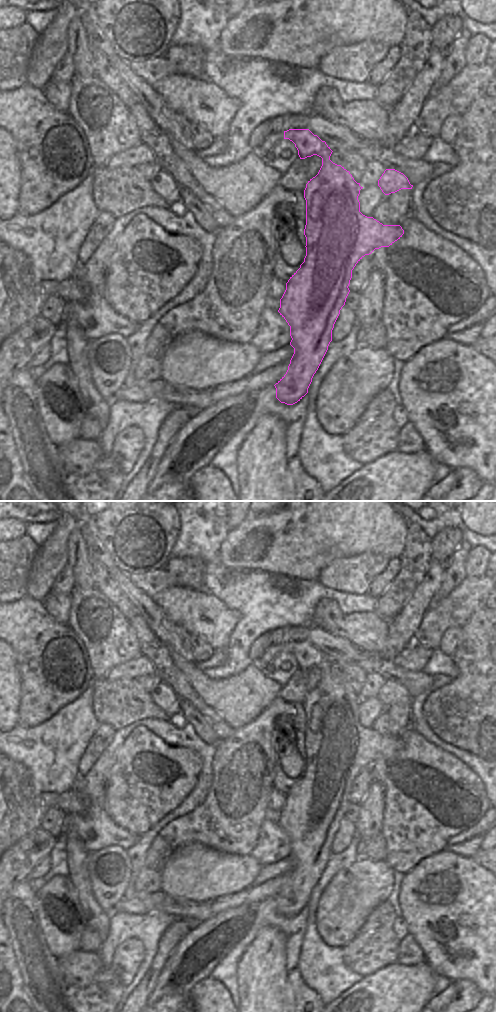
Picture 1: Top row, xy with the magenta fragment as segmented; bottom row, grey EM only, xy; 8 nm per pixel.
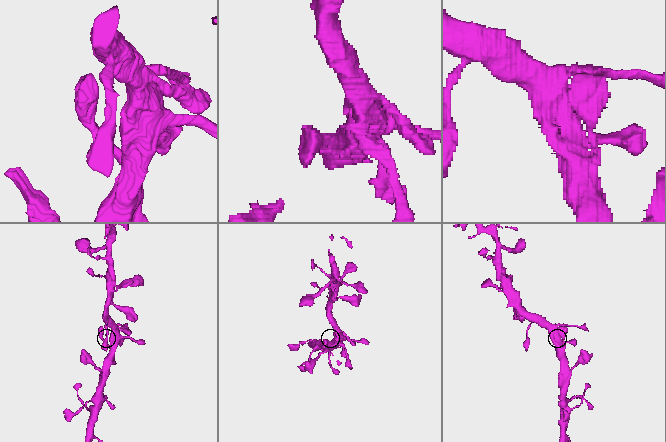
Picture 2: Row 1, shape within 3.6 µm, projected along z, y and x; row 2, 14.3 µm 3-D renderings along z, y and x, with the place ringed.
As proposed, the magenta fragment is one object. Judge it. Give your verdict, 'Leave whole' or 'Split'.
Split.

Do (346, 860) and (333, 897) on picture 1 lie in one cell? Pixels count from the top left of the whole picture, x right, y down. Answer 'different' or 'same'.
different

